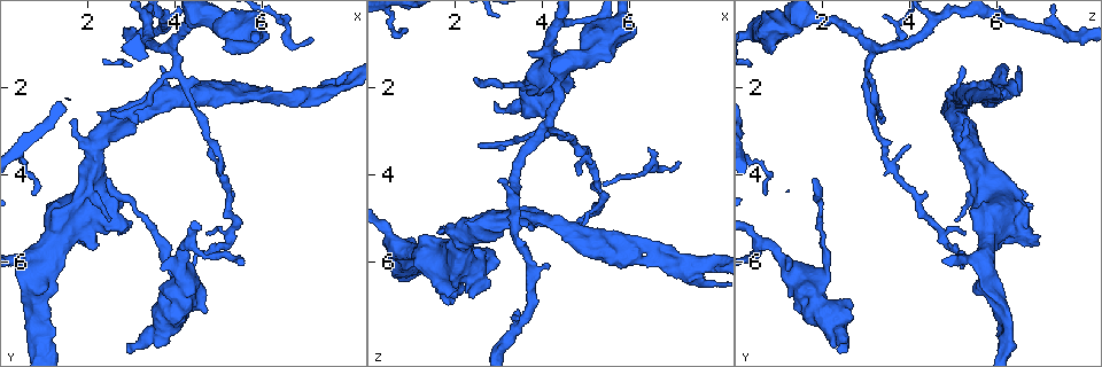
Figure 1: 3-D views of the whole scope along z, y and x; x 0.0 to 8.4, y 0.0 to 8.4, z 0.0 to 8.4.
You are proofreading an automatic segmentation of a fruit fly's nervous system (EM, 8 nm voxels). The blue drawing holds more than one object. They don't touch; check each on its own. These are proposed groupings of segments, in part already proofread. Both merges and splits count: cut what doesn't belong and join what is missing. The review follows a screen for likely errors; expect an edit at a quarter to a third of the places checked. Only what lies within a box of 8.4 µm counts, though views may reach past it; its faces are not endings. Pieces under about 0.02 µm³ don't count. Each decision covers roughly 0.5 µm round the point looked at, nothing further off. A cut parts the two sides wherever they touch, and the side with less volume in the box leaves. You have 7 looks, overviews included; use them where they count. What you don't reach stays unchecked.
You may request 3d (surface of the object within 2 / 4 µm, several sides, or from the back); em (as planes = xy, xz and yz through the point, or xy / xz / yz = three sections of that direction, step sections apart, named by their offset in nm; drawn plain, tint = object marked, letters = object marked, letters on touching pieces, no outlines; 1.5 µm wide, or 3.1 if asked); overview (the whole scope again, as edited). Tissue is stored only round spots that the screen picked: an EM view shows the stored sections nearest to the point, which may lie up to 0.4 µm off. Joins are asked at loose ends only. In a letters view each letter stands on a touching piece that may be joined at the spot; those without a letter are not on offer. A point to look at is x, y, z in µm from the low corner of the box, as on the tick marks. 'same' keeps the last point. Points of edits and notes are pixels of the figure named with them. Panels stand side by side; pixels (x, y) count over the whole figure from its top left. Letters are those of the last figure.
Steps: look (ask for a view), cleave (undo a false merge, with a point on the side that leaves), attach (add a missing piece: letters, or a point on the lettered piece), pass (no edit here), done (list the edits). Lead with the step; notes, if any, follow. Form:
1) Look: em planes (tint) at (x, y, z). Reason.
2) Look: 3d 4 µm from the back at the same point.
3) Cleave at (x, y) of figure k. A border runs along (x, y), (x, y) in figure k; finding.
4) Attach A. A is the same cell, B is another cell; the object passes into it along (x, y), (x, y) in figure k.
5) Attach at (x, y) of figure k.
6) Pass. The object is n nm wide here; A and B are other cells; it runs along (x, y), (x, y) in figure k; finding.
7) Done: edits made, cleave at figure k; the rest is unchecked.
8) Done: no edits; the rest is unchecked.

Look: em yz step 8 (letters) at (2.45, 4.10, 1.80). Tapers out.

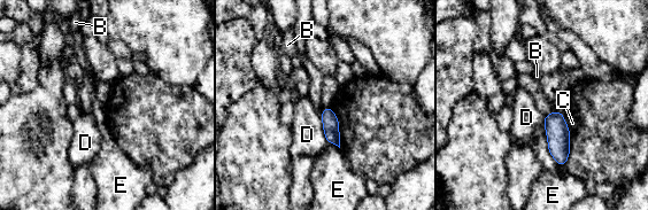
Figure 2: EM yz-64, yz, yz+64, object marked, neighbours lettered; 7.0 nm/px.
Pass. The object is 110 nm wide here; B, C, D and E are other cells; a border runs along (324, 107), (321, 115) in figure 2; none of them fits.

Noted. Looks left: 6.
Look: 3d 4 µm at (4.75, 7.15, 1.95). An open end.

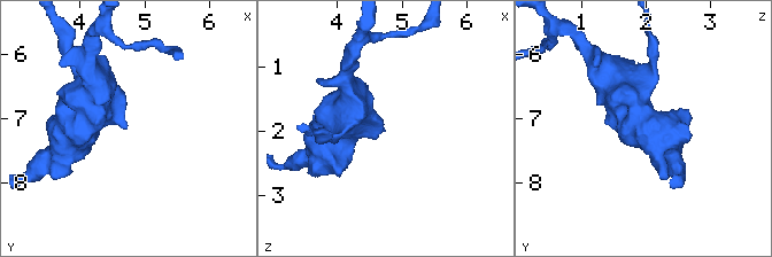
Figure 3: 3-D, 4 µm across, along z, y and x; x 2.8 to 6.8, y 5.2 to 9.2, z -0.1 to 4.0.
Look: em planes (letters) at (4.70, 7.15, 2.00). Shape alone is not enough.

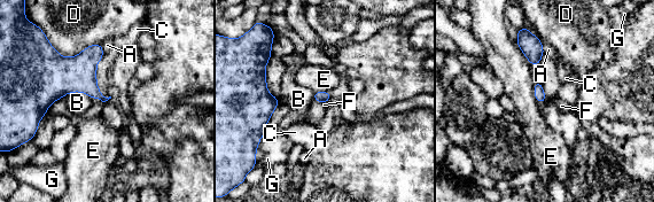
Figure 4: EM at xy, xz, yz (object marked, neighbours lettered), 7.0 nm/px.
Pass. A, B, C, D, E, F and G are other cells; a border runs along (313, 100), (325, 103) in figure 4; no lettered piece goes on from it.

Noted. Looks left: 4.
Look: 3d 2 µm at (5.90, 2.20, 5.30). Branch stops here.

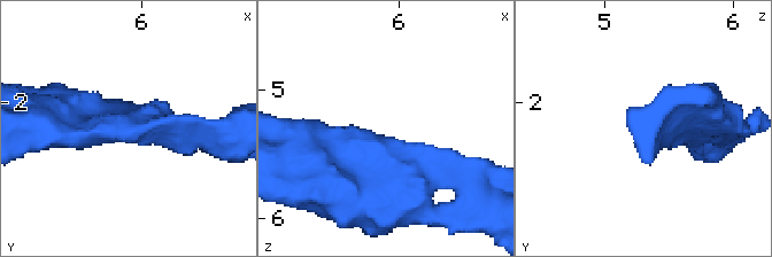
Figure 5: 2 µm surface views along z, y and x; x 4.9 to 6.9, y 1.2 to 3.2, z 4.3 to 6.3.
Look: em planes (letters) at (5.90, 2.24, 5.36). Shape alone is not enough.

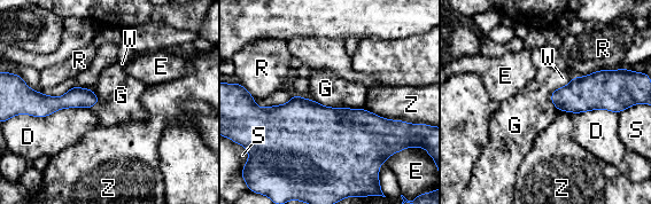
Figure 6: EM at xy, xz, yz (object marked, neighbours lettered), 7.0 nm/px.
Pass. The object is 130 nm wide here; D, E, G, R, S, W and Z are other cells; a border runs along (311, 99), (328, 107), (361, 108) in figure 6; none of them fits.

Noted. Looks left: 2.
Done: no edits; the rest is unchecked.

